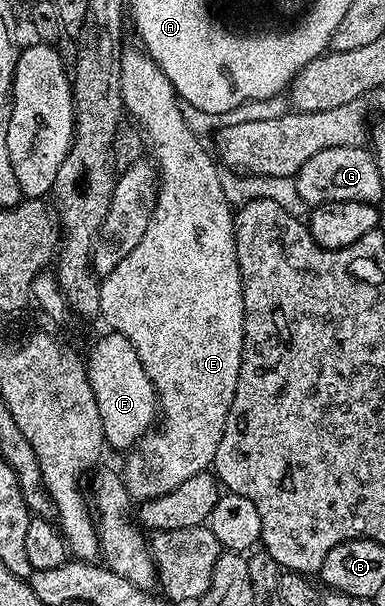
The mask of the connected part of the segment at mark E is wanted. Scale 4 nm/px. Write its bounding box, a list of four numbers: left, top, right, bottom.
[100,48,244,503]

